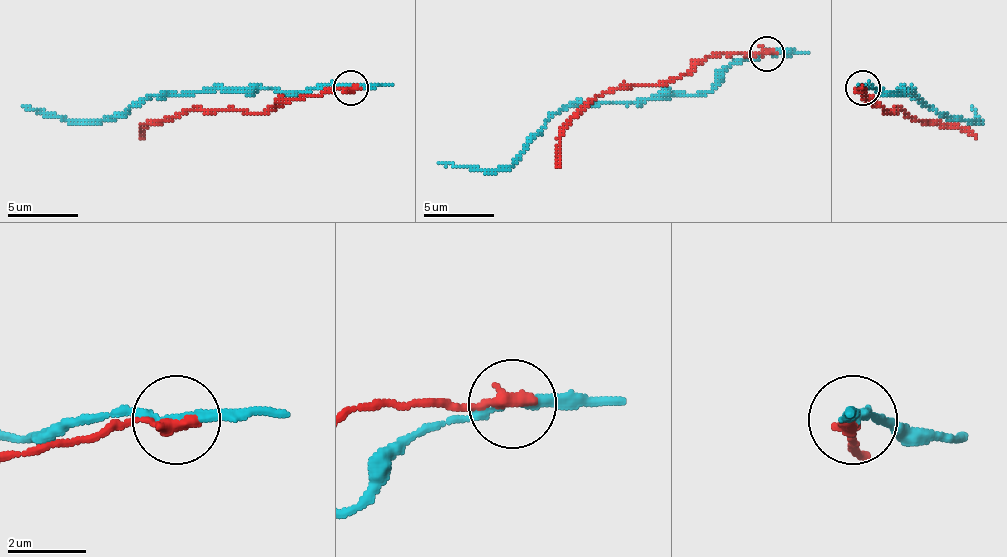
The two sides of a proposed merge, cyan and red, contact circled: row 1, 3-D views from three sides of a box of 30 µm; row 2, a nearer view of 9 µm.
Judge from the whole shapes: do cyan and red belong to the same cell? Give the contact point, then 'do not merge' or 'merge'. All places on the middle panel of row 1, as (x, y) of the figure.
place (767, 54); do not merge

